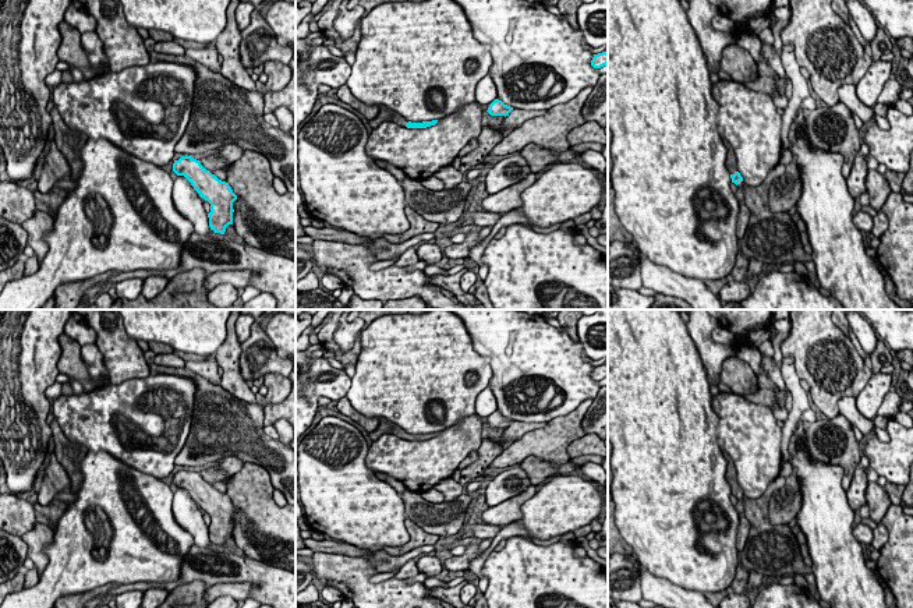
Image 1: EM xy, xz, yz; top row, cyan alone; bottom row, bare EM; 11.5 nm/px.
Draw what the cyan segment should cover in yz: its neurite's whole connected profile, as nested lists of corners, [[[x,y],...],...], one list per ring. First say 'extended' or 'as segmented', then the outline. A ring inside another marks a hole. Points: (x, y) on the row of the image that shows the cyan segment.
extended; [[[725,141],[725,146],[728,148],[728,155],[726,155],[726,167],[730,173],[732,183],[735,183],[739,187],[743,187],[743,177],[740,176],[736,165],[736,155],[733,152],[733,148]]]

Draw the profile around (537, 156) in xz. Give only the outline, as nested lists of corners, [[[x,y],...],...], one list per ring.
[[[528,144],[520,151],[520,155],[527,160],[531,172],[538,174],[545,166],[552,166],[558,160],[567,162],[574,159],[577,152],[569,148],[558,153],[535,144]]]

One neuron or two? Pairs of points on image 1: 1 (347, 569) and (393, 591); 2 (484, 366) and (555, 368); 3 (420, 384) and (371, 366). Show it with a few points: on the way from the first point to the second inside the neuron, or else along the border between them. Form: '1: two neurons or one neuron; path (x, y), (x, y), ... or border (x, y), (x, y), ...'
1: one neuron; path (358, 580), (370, 591), (382, 591)
2: two neurons; border (471, 338), (471, 346), (489, 359), (488, 386)
3: one neuron; path (407, 371), (395, 366), (384, 366)

